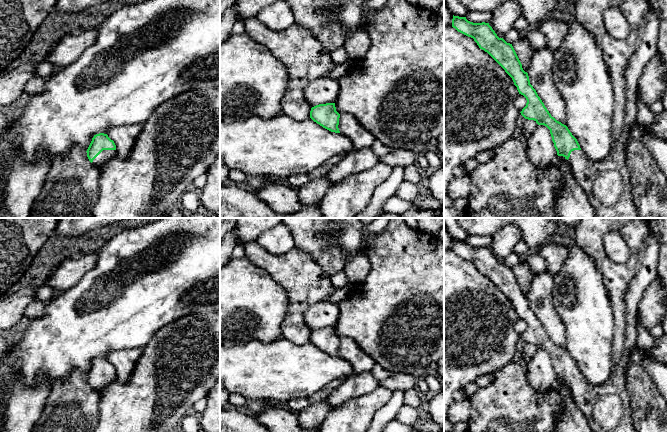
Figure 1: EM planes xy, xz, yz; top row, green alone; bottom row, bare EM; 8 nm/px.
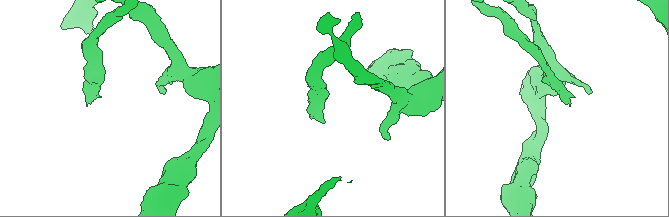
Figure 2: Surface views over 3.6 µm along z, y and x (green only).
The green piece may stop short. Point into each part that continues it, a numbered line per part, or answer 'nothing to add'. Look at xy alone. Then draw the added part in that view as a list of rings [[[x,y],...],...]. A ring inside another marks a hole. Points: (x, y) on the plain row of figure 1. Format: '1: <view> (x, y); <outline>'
1: xy (99, 386); [[[103,374],[92,386],[92,389],[96,391],[99,395],[102,394],[105,387],[116,379],[116,374]]]

